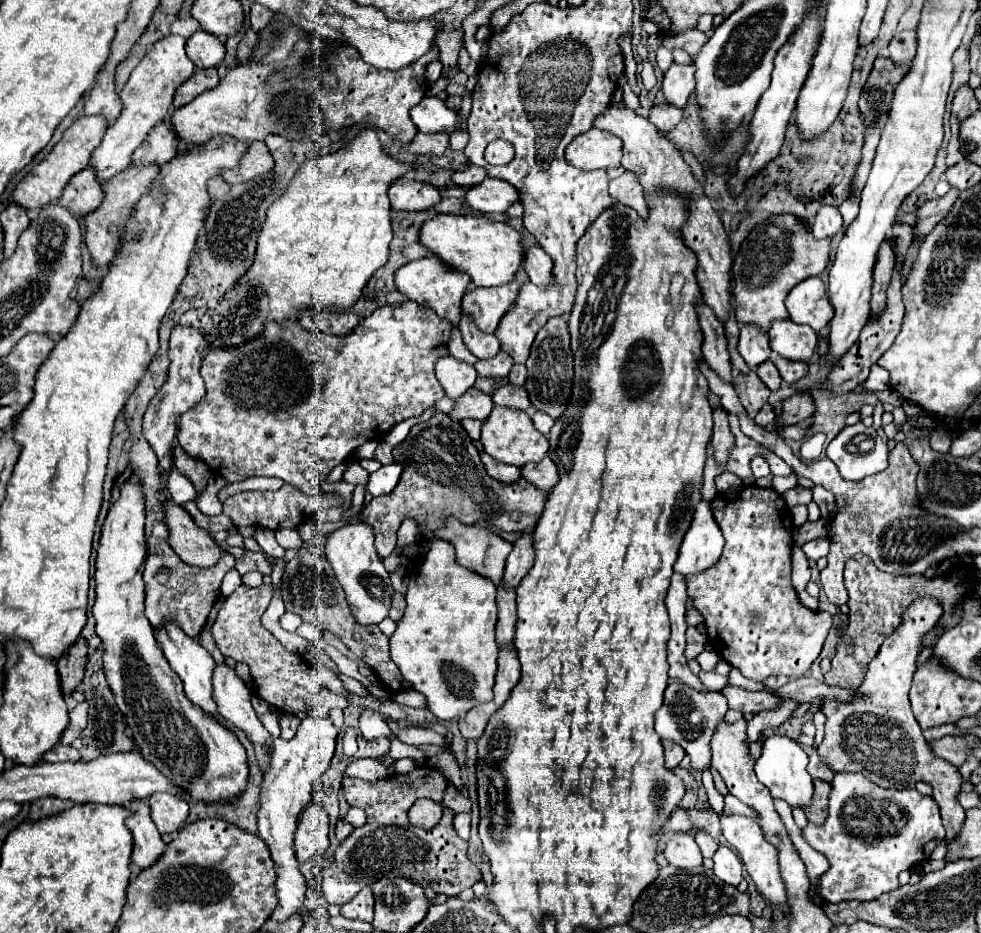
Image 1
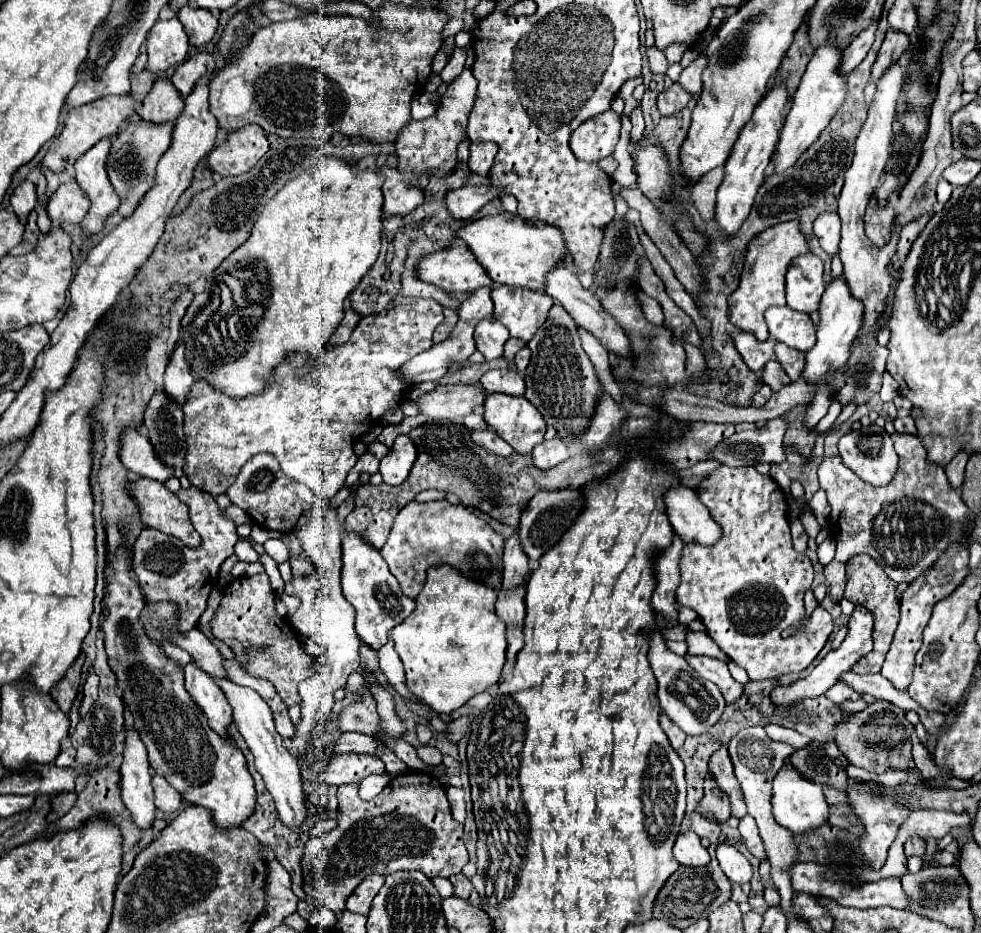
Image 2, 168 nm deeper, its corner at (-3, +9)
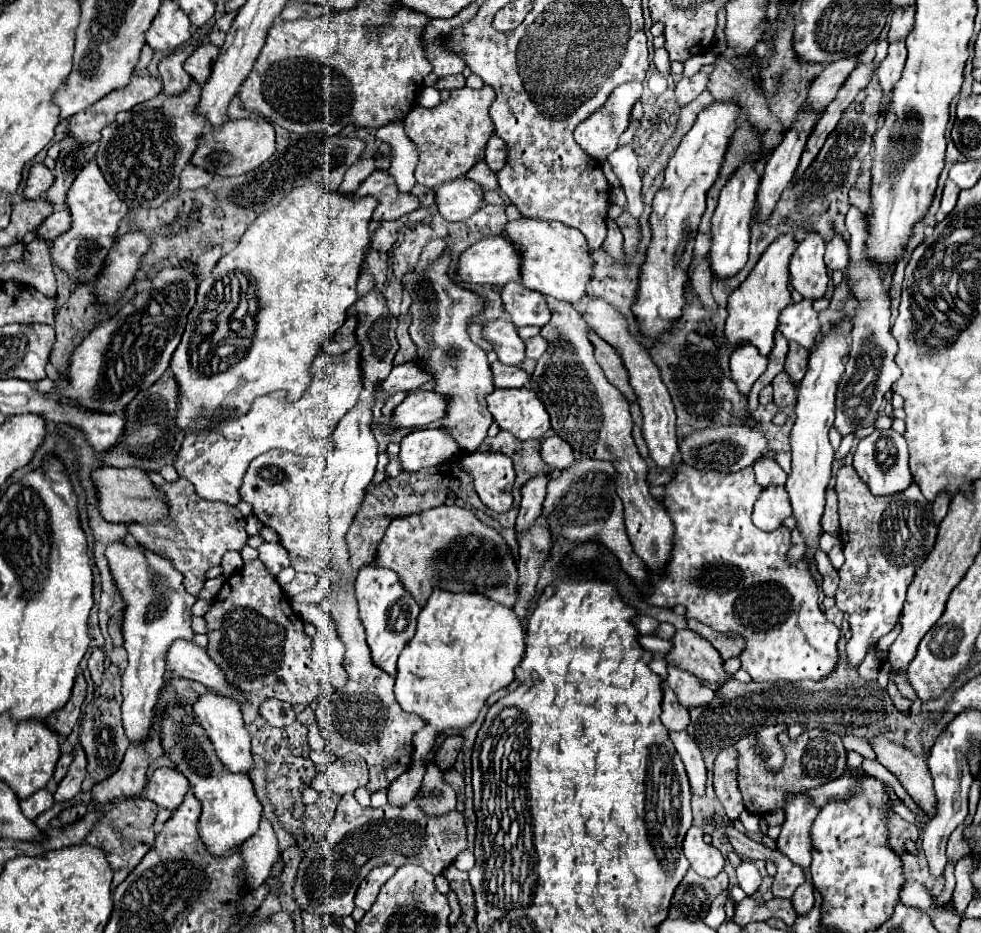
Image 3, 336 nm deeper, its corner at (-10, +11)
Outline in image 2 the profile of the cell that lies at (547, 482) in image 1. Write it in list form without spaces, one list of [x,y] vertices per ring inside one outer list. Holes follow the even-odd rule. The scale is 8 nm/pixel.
[[[550,439],[536,445],[532,451],[532,457],[538,469],[550,469],[568,459],[568,447],[560,439]]]

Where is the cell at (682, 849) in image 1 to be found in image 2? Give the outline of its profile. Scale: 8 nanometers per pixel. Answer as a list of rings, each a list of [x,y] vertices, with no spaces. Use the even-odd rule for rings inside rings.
[[[684,831],[674,843],[674,857],[684,867],[706,867],[710,853],[700,845],[700,837],[694,831]]]

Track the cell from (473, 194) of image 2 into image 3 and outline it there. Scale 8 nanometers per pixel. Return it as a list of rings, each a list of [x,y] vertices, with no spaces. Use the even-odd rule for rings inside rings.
[[[455,179],[435,191],[435,203],[447,221],[463,221],[479,211],[483,203],[483,191],[475,181]]]

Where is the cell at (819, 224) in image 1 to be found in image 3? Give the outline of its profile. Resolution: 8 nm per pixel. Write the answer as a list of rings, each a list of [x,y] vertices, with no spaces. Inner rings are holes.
[[[837,233],[833,235],[833,239],[827,243],[827,251],[825,251],[825,263],[829,269],[845,269],[849,263],[849,255],[847,255],[847,241]]]

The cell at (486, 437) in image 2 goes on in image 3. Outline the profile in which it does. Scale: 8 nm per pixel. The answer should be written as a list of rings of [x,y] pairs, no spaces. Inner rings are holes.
[[[443,253],[439,261],[427,263],[423,273],[405,275],[405,289],[411,291],[413,305],[409,313],[413,321],[409,325],[409,335],[417,345],[417,357],[421,365],[427,365],[435,373],[435,391],[451,397],[447,417],[443,427],[459,443],[463,451],[473,451],[487,437],[487,429],[493,423],[491,413],[487,411],[487,395],[495,389],[491,379],[491,369],[487,353],[471,343],[467,335],[467,325],[475,313],[483,309],[483,299],[469,289],[459,287],[447,277],[449,257]]]

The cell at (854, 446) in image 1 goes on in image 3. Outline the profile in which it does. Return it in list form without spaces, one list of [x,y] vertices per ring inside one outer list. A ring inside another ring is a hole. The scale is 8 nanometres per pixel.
[[[875,429],[871,435],[863,437],[853,453],[853,467],[859,477],[869,485],[871,493],[891,495],[907,489],[913,483],[913,475],[909,471],[909,453],[903,435],[893,429]]]

